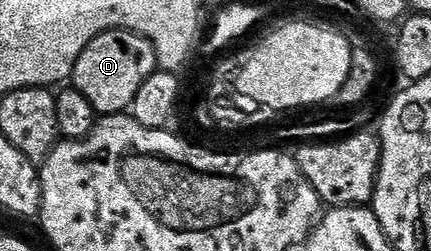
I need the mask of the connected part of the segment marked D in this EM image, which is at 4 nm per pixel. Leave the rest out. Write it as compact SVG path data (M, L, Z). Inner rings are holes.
M114 30L99 34L85 47L83 54L79 54L73 67L71 84L79 90L79 94L83 94L83 98L87 98L87 102L91 102L91 106L98 114L115 116L129 109L135 94L139 94L139 86L143 86L143 82L147 82L147 78L151 78L151 74L156 71L158 71L157 55L148 38L134 32Z

